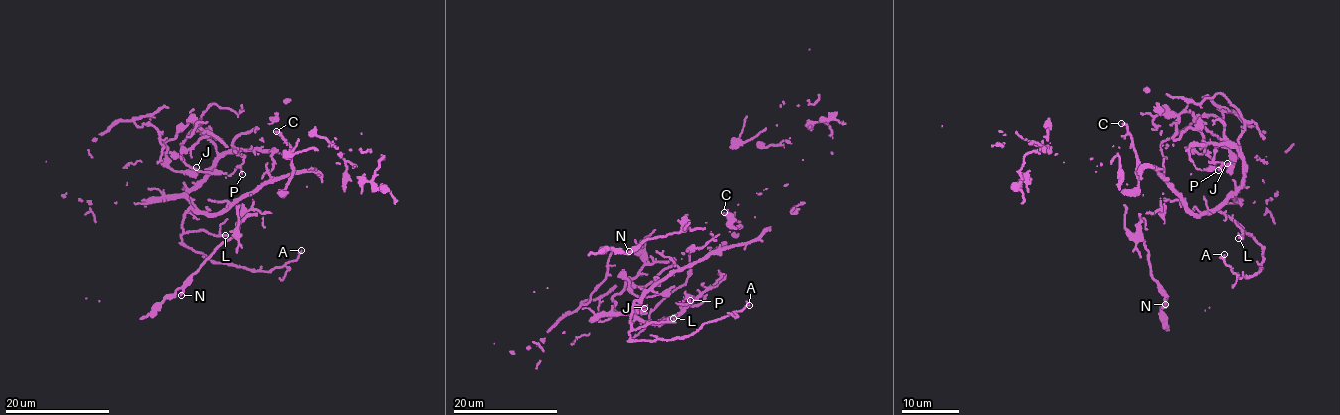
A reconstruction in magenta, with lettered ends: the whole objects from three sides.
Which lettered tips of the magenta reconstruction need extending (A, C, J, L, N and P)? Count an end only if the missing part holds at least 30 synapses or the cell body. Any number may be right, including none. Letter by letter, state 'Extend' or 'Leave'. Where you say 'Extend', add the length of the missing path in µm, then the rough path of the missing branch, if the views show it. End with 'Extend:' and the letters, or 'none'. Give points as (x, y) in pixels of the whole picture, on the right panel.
A: Leave
C: Extend. Missing length about 15 µm. Course of what is missing: (1121, 123), (1108, 120), (1108, 126), (1100, 133), (1087, 133), (1084, 118)
J: Leave
L: Leave
N: Leave
P: Leave
Extend: C

